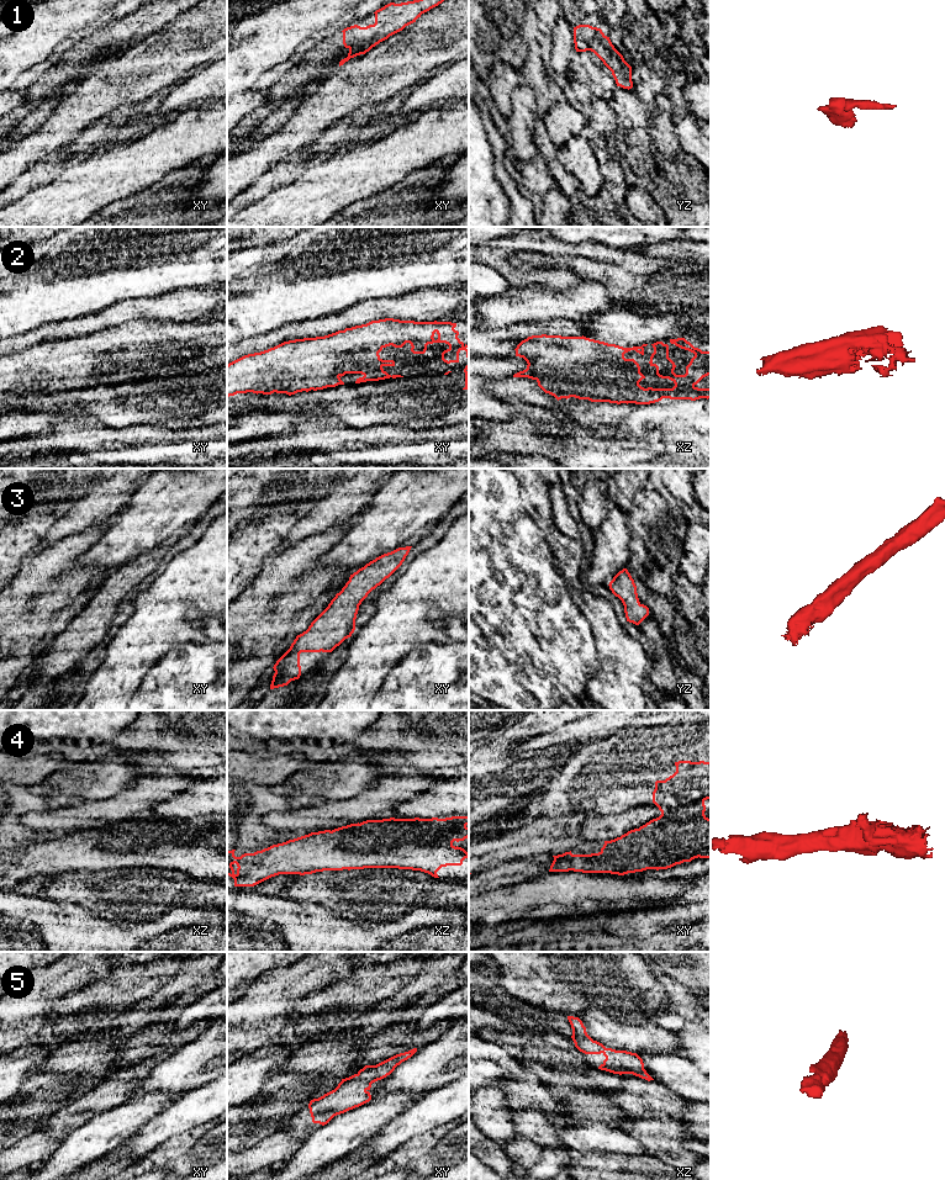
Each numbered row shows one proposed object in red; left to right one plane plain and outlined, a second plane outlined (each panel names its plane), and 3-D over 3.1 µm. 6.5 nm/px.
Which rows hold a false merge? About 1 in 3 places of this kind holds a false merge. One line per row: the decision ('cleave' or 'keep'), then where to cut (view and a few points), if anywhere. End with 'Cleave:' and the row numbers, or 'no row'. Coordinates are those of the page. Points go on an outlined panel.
1: cleave | yz (600, 28), (590, 41), (589, 49)
2: keep | no cut
3: keep | no cut
4: keep | no cut
5: keep | no cut
Cleave: 1

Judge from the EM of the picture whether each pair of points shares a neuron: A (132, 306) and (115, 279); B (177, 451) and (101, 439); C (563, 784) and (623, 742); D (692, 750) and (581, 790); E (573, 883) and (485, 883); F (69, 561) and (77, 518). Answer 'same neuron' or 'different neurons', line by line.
A: different neurons
B: same neuron
C: same neuron
D: same neuron
E: different neurons
F: different neurons

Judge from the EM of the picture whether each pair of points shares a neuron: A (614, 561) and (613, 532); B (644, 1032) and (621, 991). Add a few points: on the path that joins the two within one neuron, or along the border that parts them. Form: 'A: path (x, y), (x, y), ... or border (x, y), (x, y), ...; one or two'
A: path (613, 554), (613, 539); one
B: border (610, 1015), (633, 1022), (648, 1022); two

